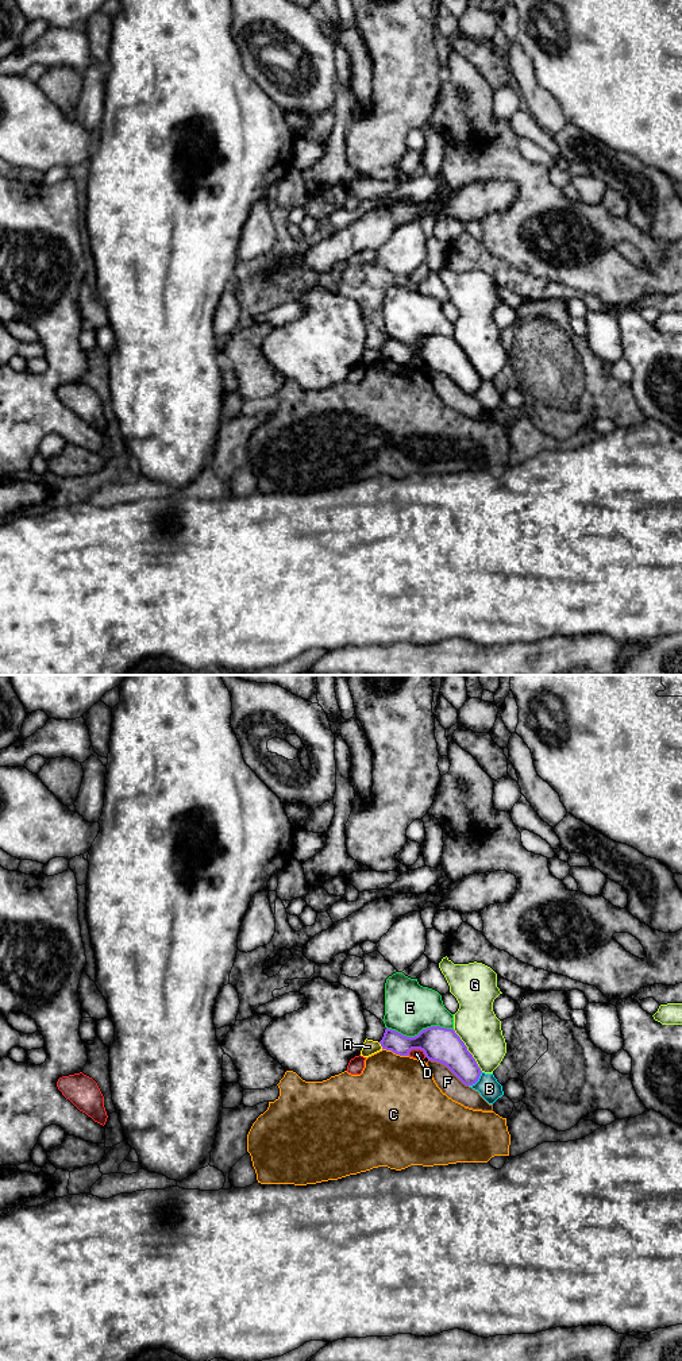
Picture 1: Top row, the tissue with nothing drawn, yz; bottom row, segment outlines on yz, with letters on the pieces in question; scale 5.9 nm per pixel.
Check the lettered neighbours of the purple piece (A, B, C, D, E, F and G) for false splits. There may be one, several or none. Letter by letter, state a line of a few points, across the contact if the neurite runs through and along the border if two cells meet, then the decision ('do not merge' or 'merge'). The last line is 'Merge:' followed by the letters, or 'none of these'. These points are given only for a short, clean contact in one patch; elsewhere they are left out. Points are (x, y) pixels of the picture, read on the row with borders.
A: yz (378, 1043), (382, 1048) | do not merge
B: do not merge
C: do not merge
D: do not merge
E: do not merge
F: do not merge
G: do not merge
Merge: none of these

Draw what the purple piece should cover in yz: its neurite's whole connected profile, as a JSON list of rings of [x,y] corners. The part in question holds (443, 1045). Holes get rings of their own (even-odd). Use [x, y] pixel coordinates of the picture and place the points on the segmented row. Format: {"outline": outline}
{"outline": [[[431,1026],[415,1037],[406,1037],[386,1028],[379,1044],[382,1049],[400,1056],[409,1056],[412,1049],[420,1049],[428,1060],[446,1065],[465,1086],[475,1084],[482,1073],[454,1029]]]}

